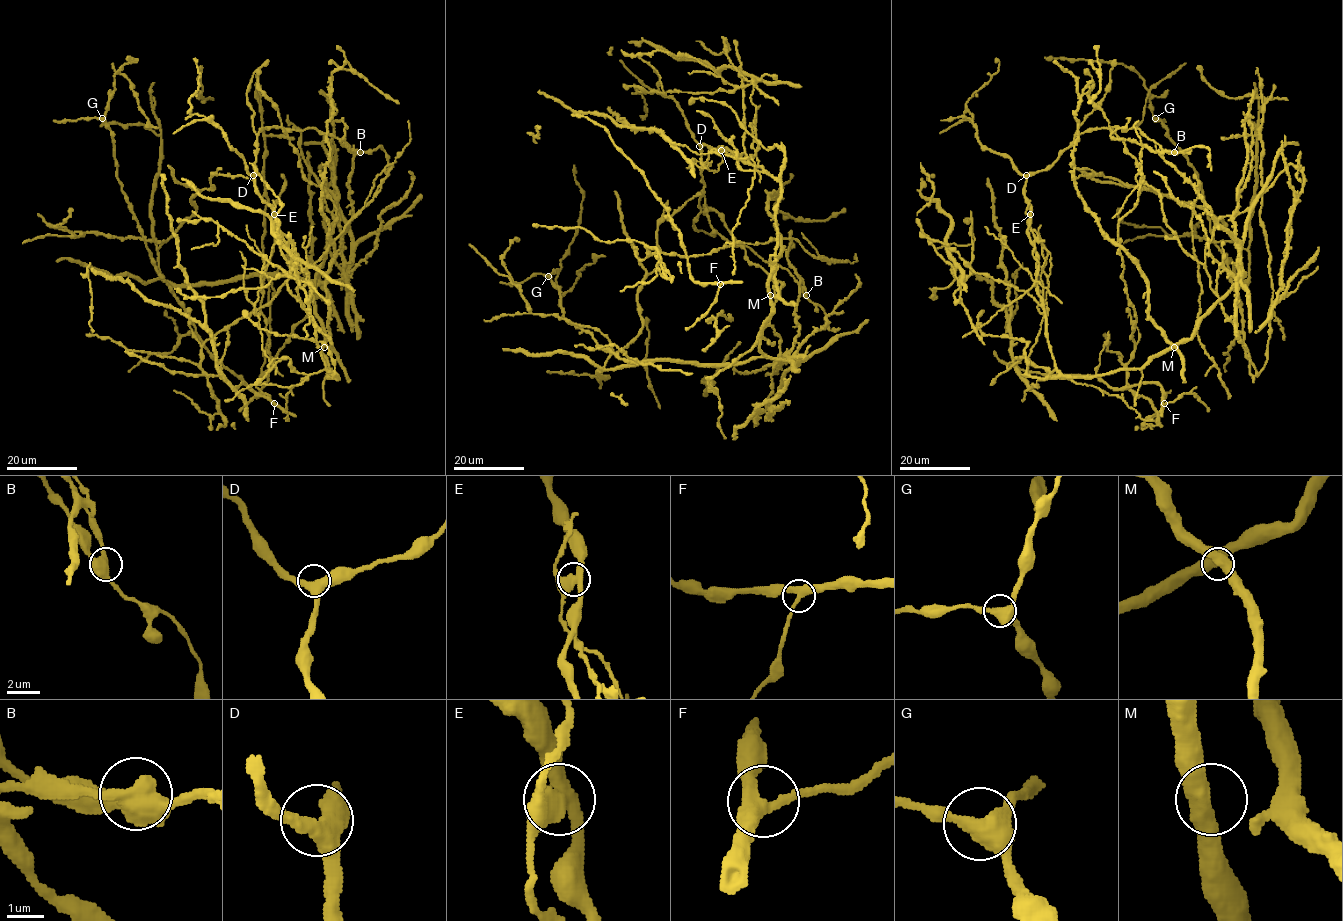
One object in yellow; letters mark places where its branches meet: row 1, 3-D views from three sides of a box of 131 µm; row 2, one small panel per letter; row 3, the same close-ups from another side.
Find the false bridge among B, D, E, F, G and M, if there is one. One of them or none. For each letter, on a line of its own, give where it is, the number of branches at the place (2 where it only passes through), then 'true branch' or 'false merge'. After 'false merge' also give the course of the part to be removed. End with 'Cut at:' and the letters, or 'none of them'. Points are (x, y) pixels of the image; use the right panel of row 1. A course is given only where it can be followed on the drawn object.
B: (1174, 152) | 3 | true branch
D: (1026, 175) | 3 | true branch
E: (1030, 214) | 3 | false merge | (1029, 214), (1027, 224), (1050, 255), (1046, 299), (1037, 307), (1044, 314), (1047, 303), (1040, 278), (1047, 251)
F: (1164, 403) | 3 | true branch
G: (1155, 118) | 3 | true branch
M: (1174, 347) | 3 | true branch
Cut at: E

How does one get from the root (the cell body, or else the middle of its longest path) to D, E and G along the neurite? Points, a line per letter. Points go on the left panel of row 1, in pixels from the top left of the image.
D: (323, 345), (329, 376), (335, 376), (326, 367), (313, 320), (289, 289), (289, 244), (253, 175)
E: (323, 345), (329, 376), (335, 376), (326, 367), (313, 320), (289, 289), (291, 252), (274, 214)
G: (323, 345), (316, 282), (240, 275), (170, 285), (160, 276), (158, 248), (165, 241), (143, 235), (102, 118)

